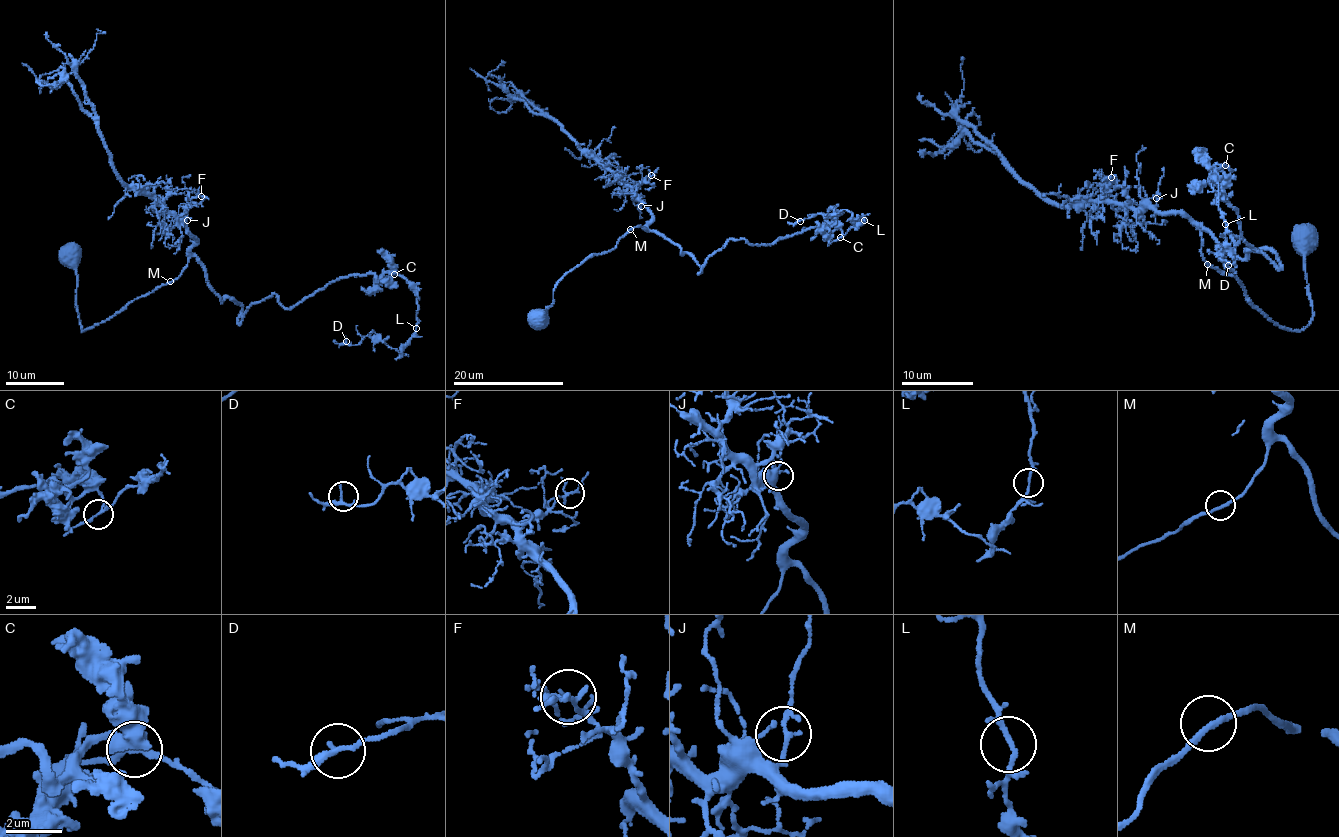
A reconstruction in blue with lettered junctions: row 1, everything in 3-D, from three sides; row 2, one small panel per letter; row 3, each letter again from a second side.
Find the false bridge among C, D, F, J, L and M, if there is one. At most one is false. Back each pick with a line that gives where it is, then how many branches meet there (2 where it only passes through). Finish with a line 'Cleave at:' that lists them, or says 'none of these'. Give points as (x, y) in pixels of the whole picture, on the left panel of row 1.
C: (394, 274) | 3
Cleave at: C

